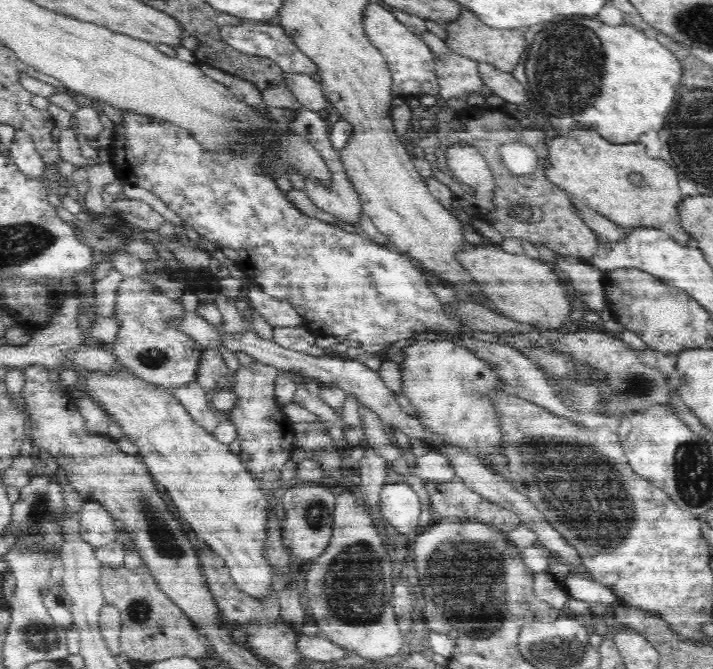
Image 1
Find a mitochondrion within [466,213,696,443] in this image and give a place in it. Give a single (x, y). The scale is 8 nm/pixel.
(633, 386)

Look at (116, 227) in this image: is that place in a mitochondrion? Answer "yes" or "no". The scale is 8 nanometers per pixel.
yes

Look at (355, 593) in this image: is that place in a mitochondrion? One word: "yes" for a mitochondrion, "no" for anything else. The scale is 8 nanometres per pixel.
yes

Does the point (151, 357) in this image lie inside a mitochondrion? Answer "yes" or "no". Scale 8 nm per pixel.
yes

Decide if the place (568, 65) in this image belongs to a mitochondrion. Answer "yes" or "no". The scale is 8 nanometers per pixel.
yes

